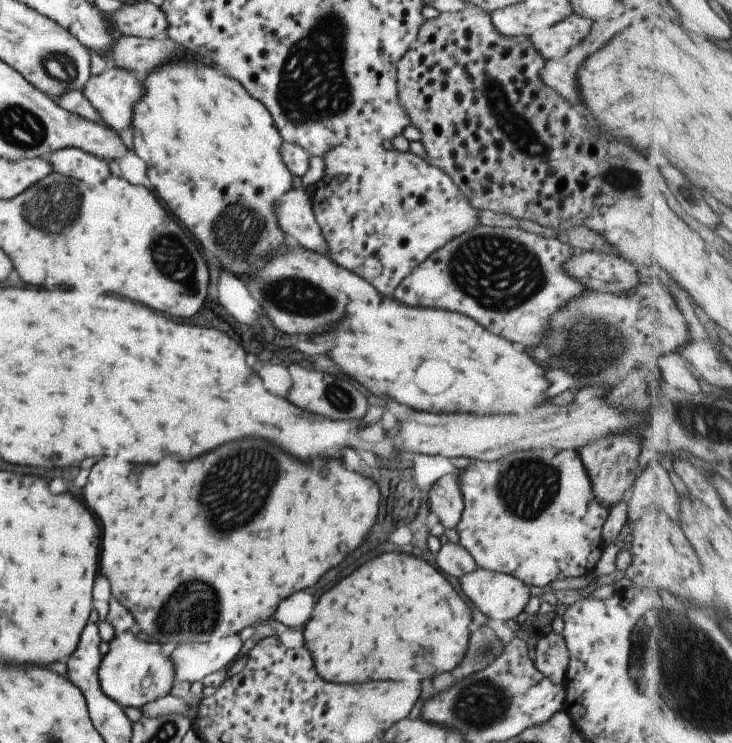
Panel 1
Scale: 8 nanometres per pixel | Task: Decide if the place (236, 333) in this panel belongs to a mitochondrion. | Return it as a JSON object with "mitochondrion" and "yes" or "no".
{"mitochondrion":"no"}

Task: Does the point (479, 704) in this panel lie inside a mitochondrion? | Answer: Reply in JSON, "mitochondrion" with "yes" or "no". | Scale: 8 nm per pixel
{"mitochondrion":"yes"}

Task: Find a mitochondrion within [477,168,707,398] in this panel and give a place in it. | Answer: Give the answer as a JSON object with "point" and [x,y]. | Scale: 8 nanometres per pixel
{"point":[603,343]}

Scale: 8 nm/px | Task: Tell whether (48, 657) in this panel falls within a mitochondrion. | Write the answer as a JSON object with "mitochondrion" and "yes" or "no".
{"mitochondrion":"no"}

